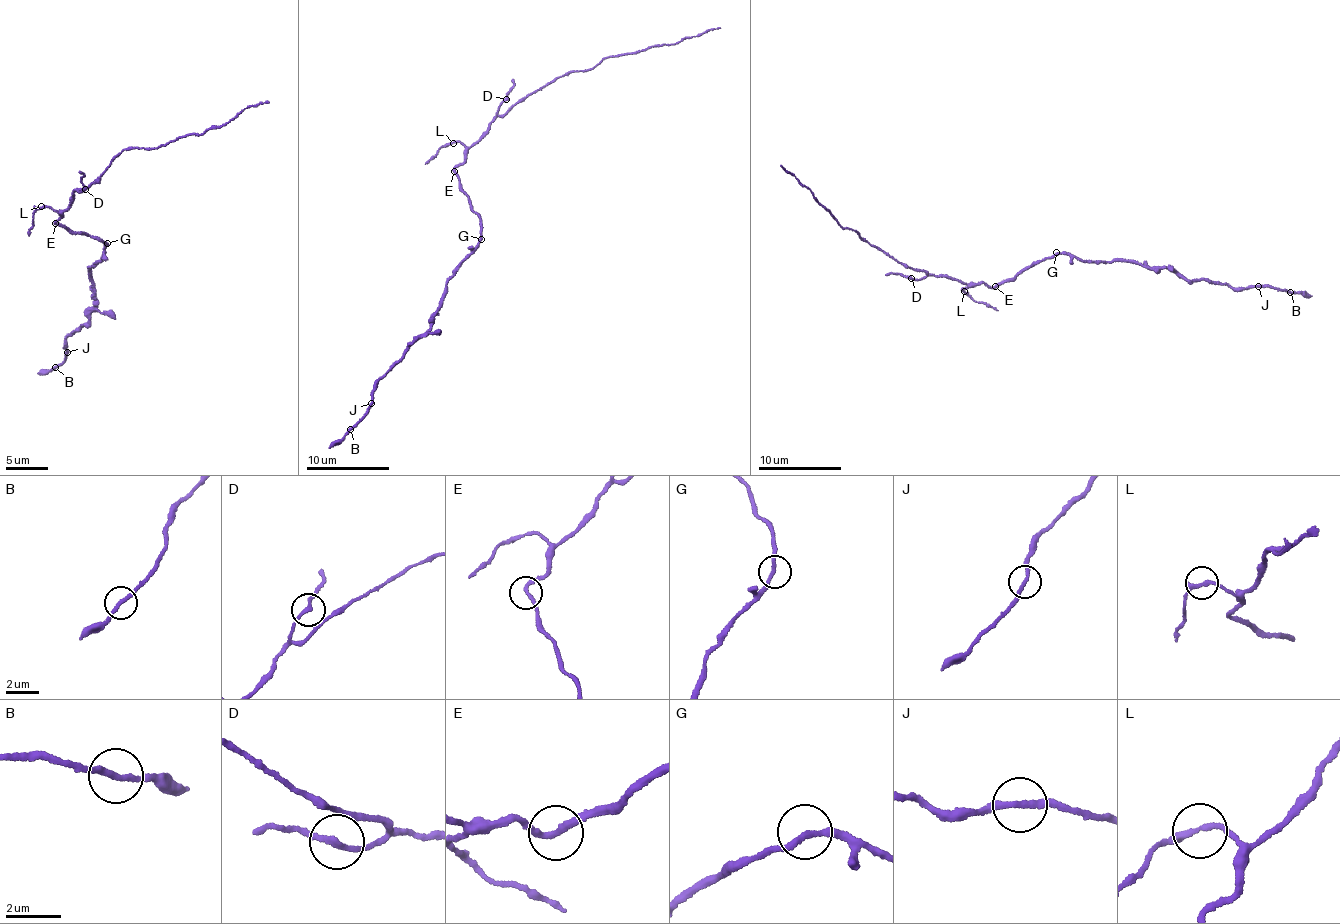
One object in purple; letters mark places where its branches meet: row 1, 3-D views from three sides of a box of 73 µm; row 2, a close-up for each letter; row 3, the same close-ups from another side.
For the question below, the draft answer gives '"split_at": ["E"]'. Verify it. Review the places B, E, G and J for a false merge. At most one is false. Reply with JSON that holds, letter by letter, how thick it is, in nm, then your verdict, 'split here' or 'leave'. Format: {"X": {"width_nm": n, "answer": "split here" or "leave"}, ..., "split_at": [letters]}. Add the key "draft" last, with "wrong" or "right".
{"B": {"width_nm": 240, "answer": "leave"}, "E": {"width_nm": 200, "answer": "split here"}, "G": {"width_nm": 220, "answer": "leave"}, "J": {"width_nm": 200, "answer": "leave"}, "split_at": ["E"], "draft": "right"}

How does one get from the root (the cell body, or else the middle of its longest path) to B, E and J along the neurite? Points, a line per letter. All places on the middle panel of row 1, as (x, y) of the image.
B: (458, 187), (479, 218), (478, 247), (448, 281), (431, 327), (378, 379), (373, 403), (350, 429)
E: (458, 187), (458, 174), (454, 171)
J: (458, 187), (479, 218), (478, 247), (448, 281), (431, 327), (378, 379), (371, 403)

